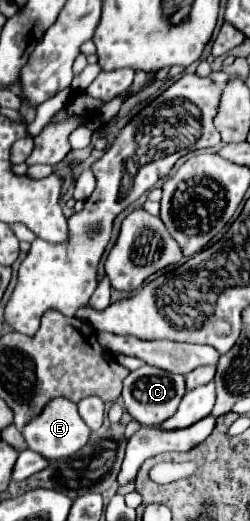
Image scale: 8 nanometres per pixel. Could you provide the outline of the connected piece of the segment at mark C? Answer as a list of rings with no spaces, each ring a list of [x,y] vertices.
[[[142,366],[142,368],[138,368],[138,370],[134,370],[126,376],[124,390],[122,390],[122,400],[124,400],[124,406],[126,406],[128,414],[134,420],[138,420],[144,426],[154,426],[154,424],[160,424],[160,422],[168,420],[176,412],[184,392],[186,392],[184,376],[170,374],[170,372],[154,368],[154,366]]]

